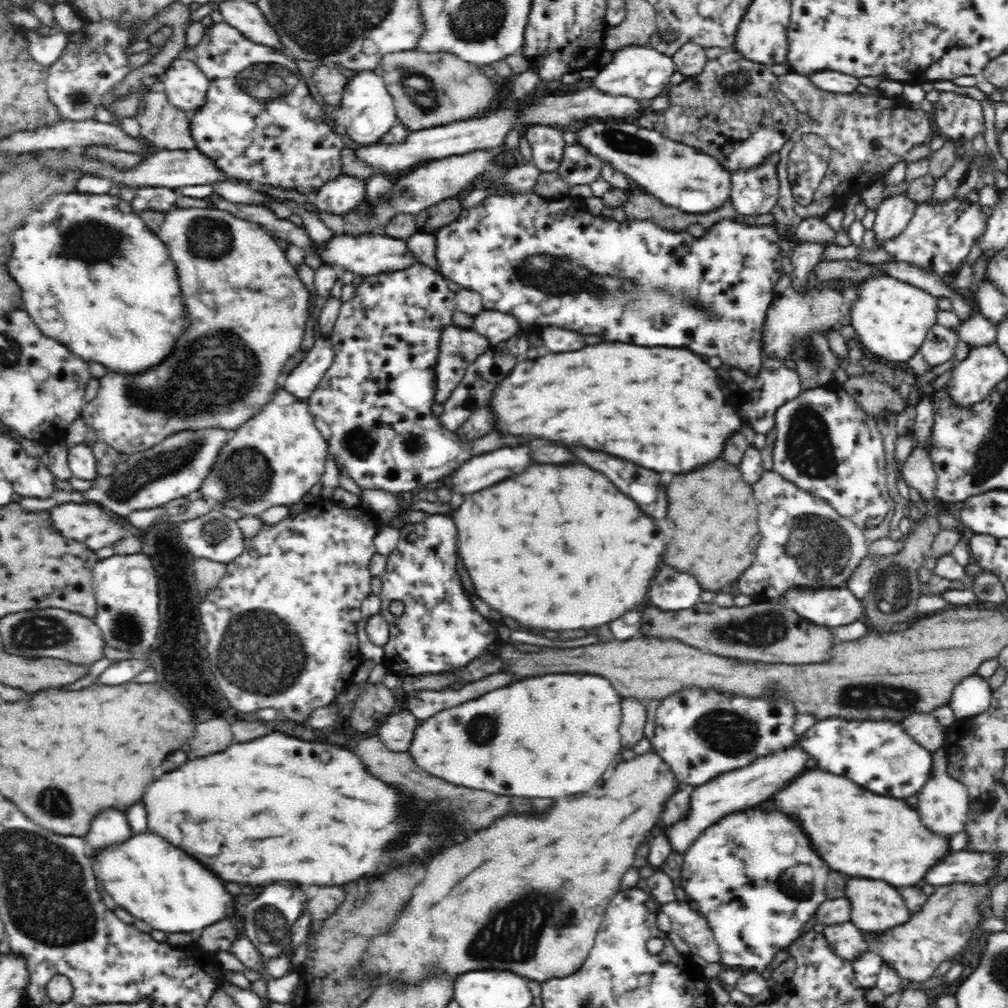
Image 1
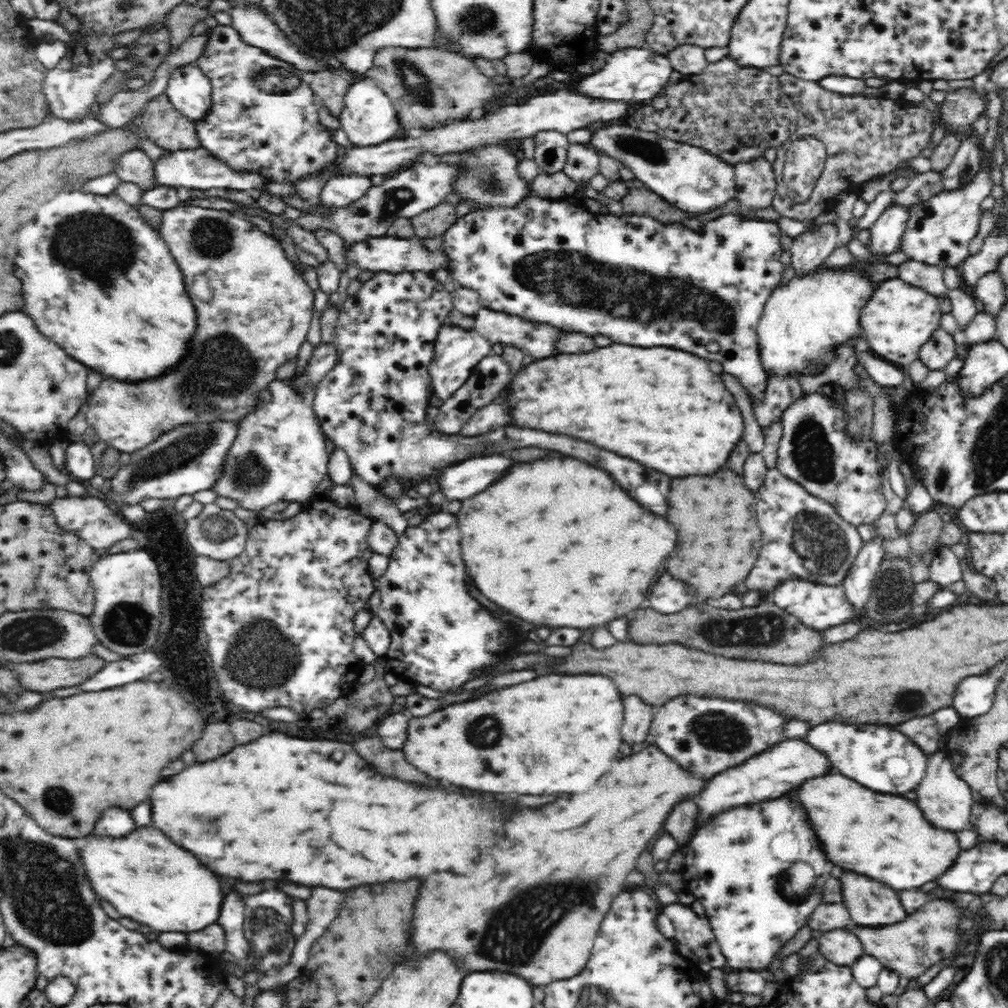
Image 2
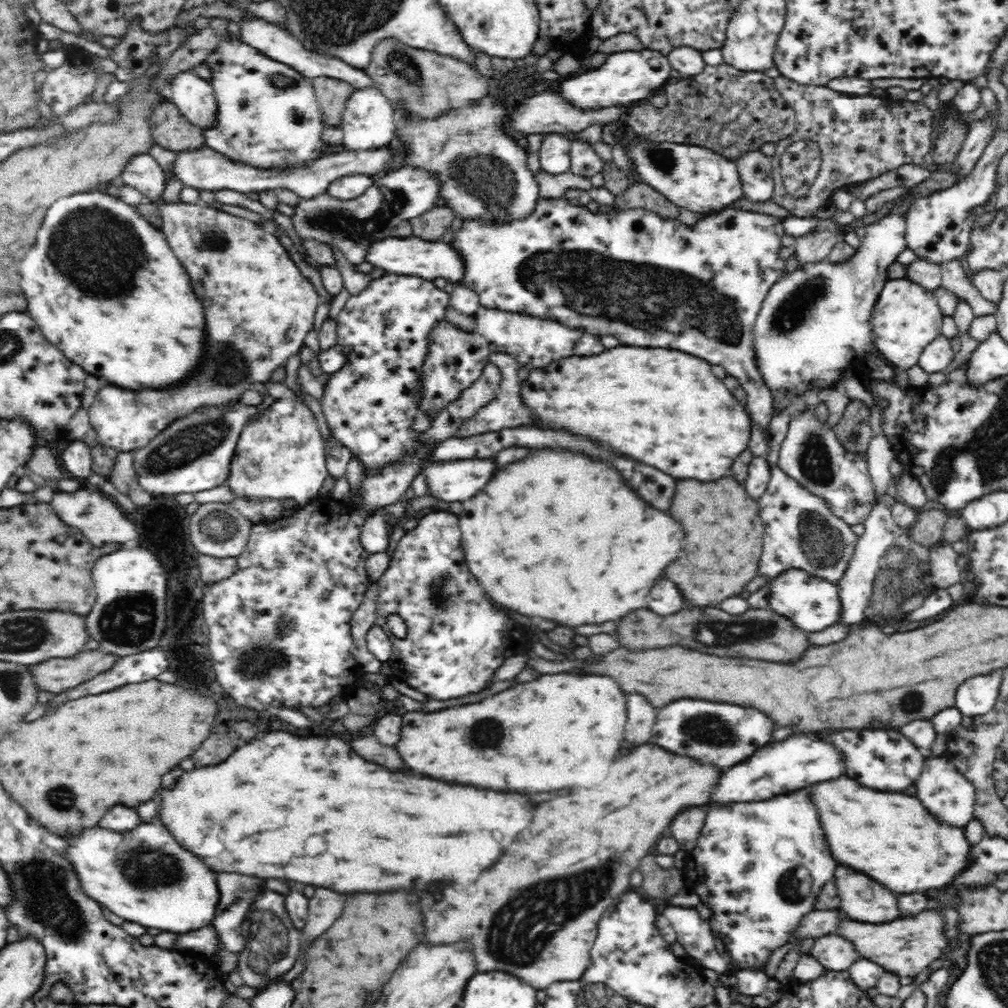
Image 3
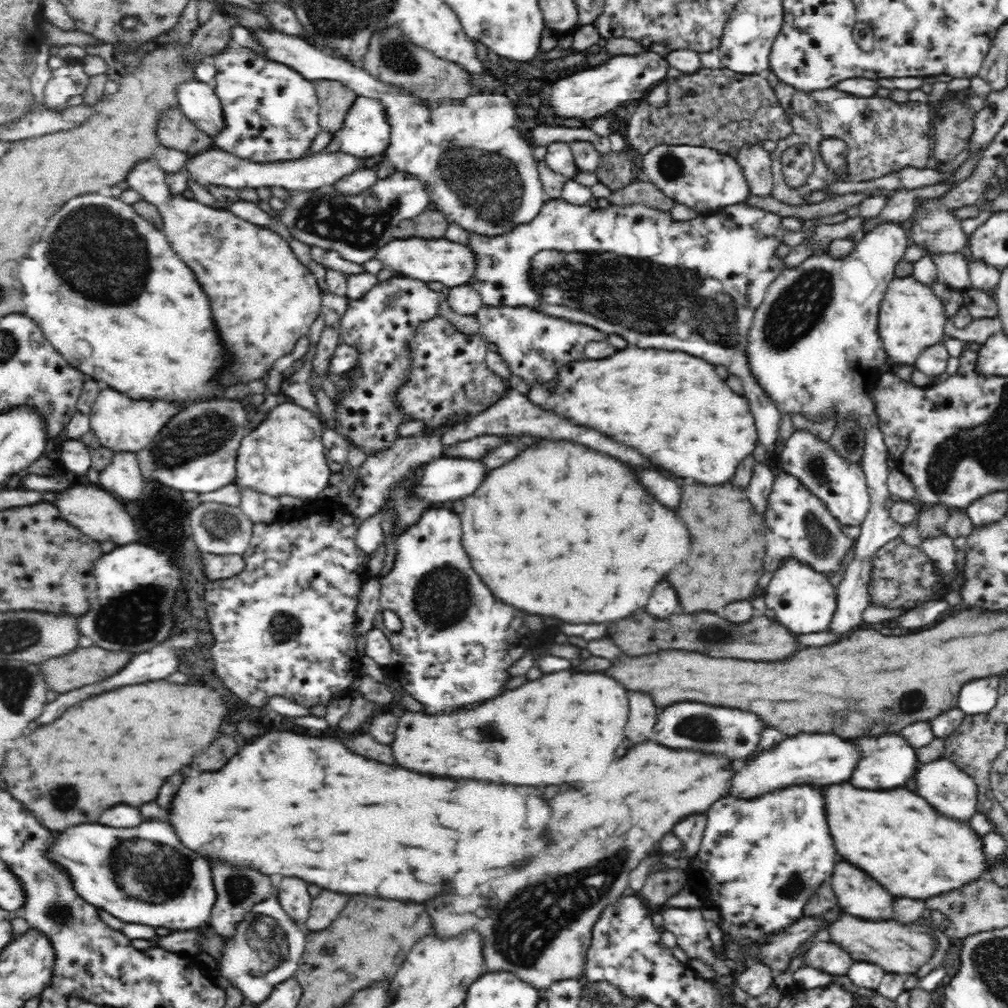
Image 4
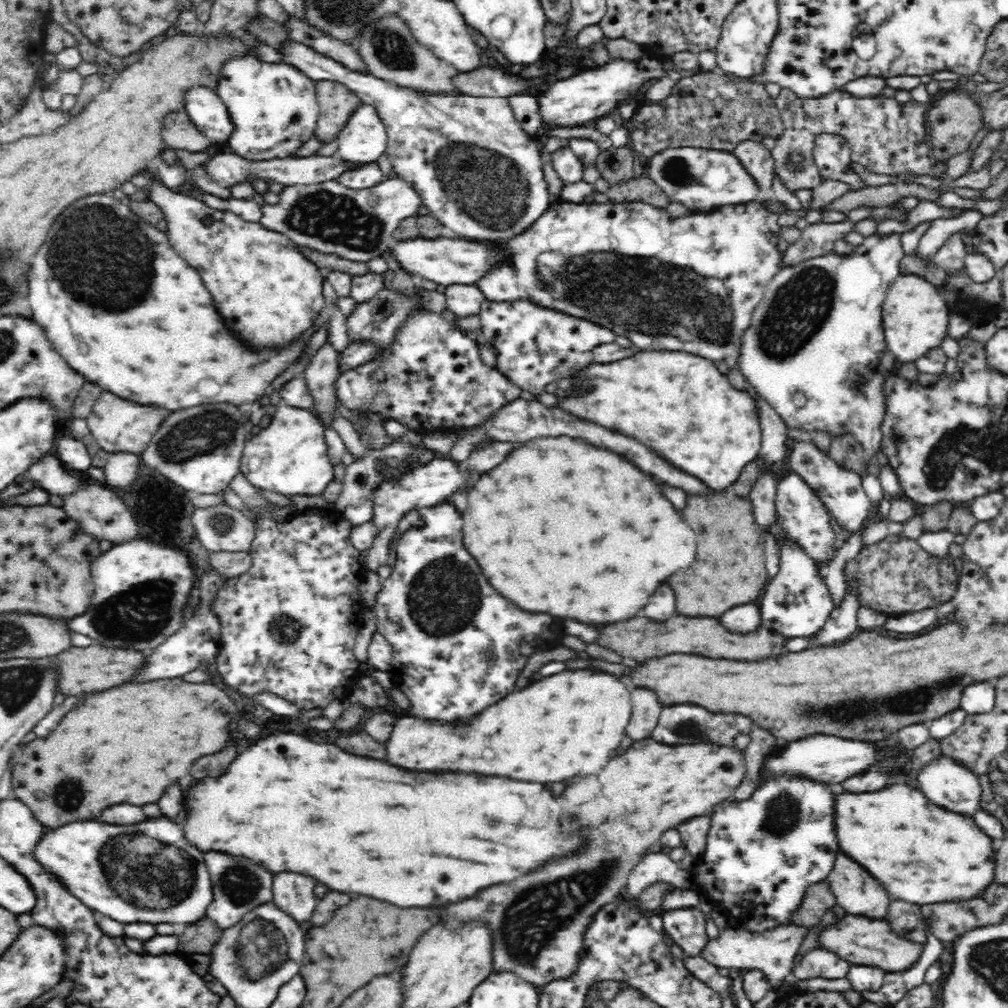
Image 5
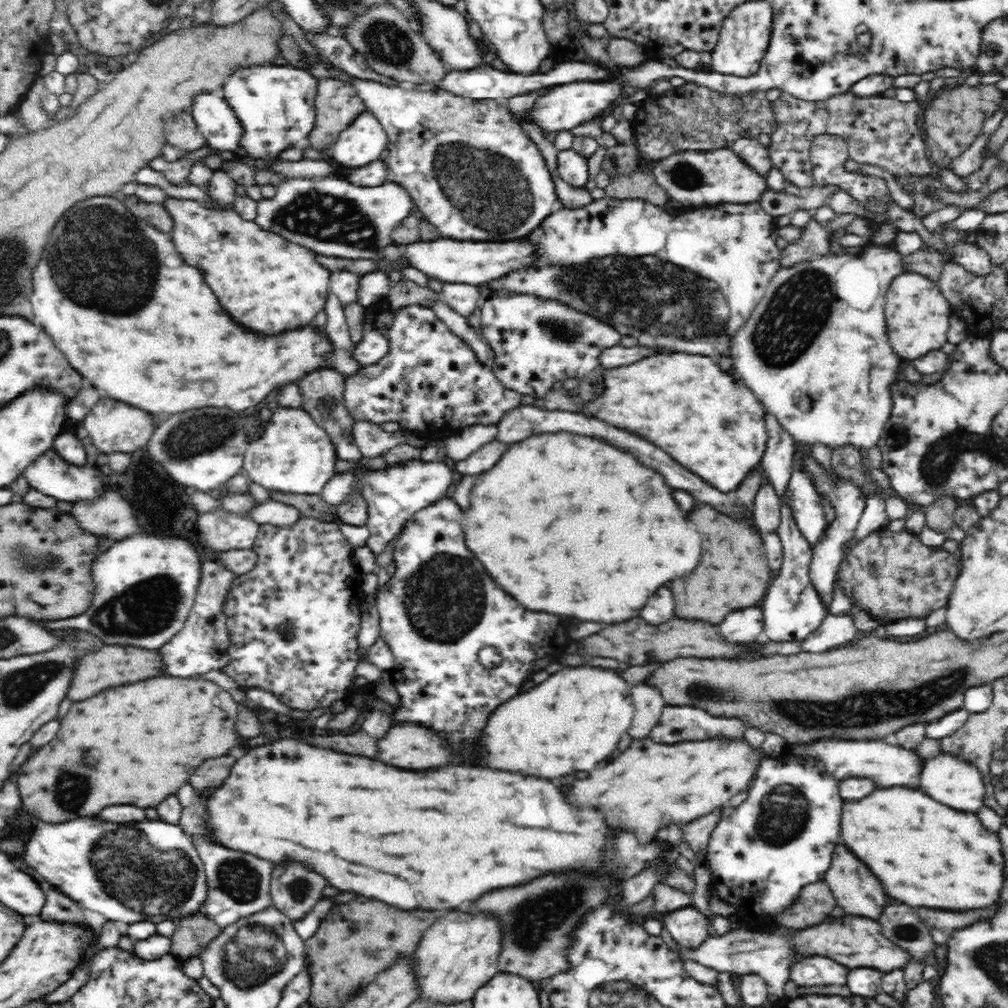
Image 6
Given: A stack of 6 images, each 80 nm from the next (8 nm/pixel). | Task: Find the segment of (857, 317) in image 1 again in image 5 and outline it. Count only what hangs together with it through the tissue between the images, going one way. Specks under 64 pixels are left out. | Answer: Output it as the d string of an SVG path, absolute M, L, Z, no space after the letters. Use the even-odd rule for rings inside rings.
M916 274L900 275L888 287L886 300L882 304L882 328L886 348L894 354L896 361L913 362L930 348L940 346L948 335L949 321L955 313L936 290L940 288Z

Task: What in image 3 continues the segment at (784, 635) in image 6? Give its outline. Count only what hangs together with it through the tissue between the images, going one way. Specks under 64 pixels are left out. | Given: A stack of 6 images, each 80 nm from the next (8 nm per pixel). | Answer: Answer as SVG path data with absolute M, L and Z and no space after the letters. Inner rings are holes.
M794 569L781 574L776 582L770 584L769 608L790 618L795 626L802 626L801 630L808 630L808 632L819 632L828 626L835 627L841 623L843 612L842 600L836 584Z

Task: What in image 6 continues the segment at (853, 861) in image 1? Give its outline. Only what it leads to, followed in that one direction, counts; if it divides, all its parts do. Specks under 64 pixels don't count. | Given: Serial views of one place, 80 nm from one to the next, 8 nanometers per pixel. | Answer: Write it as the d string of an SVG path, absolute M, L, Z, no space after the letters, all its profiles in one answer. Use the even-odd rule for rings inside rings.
M902 785L874 790L862 800L845 800L841 814L840 836L844 846L870 868L892 898L910 906L938 906L948 910L986 906L998 898L998 890L1002 886L1000 840L996 834L990 834L974 814L950 810L948 806L930 800L926 794Z

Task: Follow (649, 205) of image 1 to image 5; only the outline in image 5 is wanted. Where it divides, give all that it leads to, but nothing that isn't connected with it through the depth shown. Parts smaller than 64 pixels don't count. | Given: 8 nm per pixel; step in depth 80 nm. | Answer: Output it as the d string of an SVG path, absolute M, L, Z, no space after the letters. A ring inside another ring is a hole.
M646 175L632 178L628 183L609 186L607 196L612 202L643 202L665 209L671 199Z

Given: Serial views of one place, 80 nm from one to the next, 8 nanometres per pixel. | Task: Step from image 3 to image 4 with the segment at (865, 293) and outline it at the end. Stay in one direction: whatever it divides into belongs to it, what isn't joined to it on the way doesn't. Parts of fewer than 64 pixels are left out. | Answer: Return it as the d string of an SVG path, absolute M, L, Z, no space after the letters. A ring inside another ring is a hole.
M880 222L876 228L865 232L864 238L855 243L854 250L845 258L834 259L828 254L809 257L796 268L786 268L782 274L768 286L764 300L754 314L753 323L748 333L748 353L750 369L756 375L762 389L776 401L776 406L783 413L802 414L813 422L822 422L822 418L830 418L837 414L837 422L845 419L848 411L854 411L854 419L866 429L866 444L862 458L862 468L866 473L866 483L871 498L868 514L859 526L860 534L855 538L853 557L845 563L840 582L835 586L837 591L837 610L829 627L837 634L846 634L846 630L854 630L862 623L864 610L871 605L870 580L874 558L883 546L900 537L903 525L898 524L890 515L886 501L892 497L888 488L888 460L890 451L877 427L878 417L875 404L870 400L870 392L860 390L860 386L850 386L850 370L860 368L886 367L890 363L888 356L878 342L878 304L886 292L889 282L895 277L894 267L902 258L909 246L907 230L901 222Z

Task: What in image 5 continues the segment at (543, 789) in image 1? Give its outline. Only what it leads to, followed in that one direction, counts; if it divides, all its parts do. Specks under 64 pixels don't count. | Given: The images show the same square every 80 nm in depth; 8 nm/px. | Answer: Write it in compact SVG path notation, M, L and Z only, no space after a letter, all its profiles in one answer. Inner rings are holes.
M566 670L562 674L554 674L548 678L542 678L538 682L532 682L530 686L512 692L504 696L500 702L487 706L484 710L470 715L467 719L454 719L444 722L444 719L422 719L418 715L404 714L399 716L390 742L386 742L390 762L396 766L404 766L410 770L422 770L422 772L464 772L464 774L480 774L480 776L492 776L492 778L510 778L510 780L520 780L520 782L534 782L534 784L548 784L548 782L562 782L570 778L586 778L586 776L596 776L606 764L614 758L616 748L620 746L624 738L624 728L630 720L630 692L628 688L614 676L602 674L602 672L586 672L586 670Z

